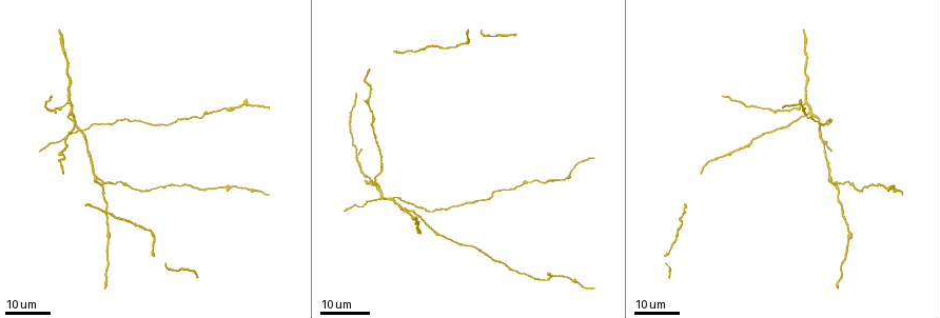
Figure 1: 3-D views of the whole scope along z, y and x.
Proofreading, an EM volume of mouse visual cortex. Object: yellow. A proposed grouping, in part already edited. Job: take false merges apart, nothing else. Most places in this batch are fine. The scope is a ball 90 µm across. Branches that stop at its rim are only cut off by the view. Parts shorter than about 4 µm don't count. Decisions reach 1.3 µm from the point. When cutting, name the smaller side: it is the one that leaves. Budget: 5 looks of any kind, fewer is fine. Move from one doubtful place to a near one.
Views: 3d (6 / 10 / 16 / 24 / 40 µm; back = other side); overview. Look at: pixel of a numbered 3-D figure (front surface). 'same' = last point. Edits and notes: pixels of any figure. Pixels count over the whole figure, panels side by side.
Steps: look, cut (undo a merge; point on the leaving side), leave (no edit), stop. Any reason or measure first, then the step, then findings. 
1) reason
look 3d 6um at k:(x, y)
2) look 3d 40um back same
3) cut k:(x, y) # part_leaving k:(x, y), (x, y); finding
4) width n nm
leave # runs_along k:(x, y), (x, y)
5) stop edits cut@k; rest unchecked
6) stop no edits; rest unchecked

arms run side by side
look 3d 16um at 1:(99, 180)

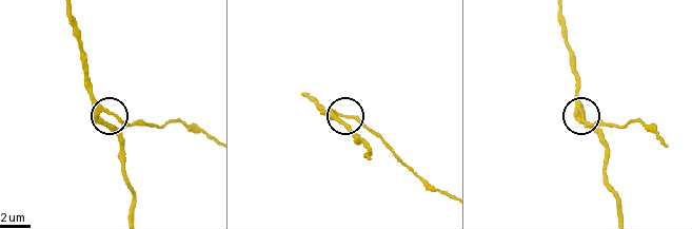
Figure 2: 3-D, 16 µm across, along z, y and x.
zoom in
look 3d 6um at 2:(578, 111)

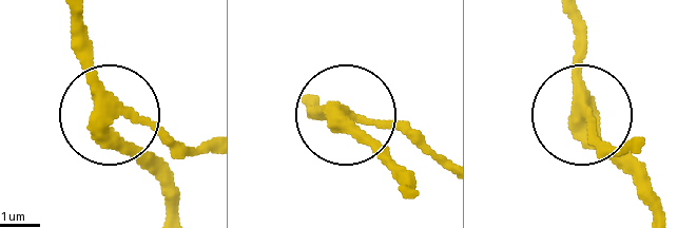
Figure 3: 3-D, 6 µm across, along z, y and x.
width 360 nm
leave # runs_along 3:(77, 19), (101, 110), (171, 187); continuous, no second neuron

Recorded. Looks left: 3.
side arm on a straight run
look 3d 16um at 1:(776, 109)

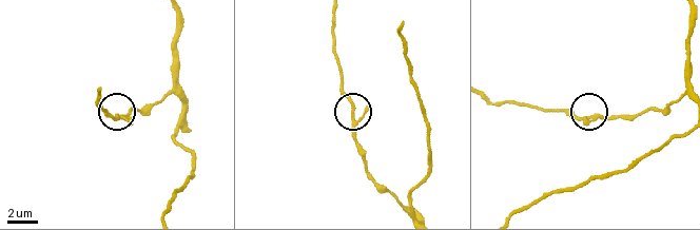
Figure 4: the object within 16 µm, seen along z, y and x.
look 3d 6um at 4:(590, 118)

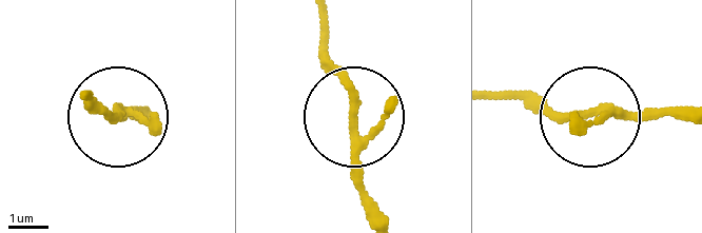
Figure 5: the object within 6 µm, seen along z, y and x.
arms 3
leave # continuous, no second neuron

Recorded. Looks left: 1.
stop no edits; rest unchecked

